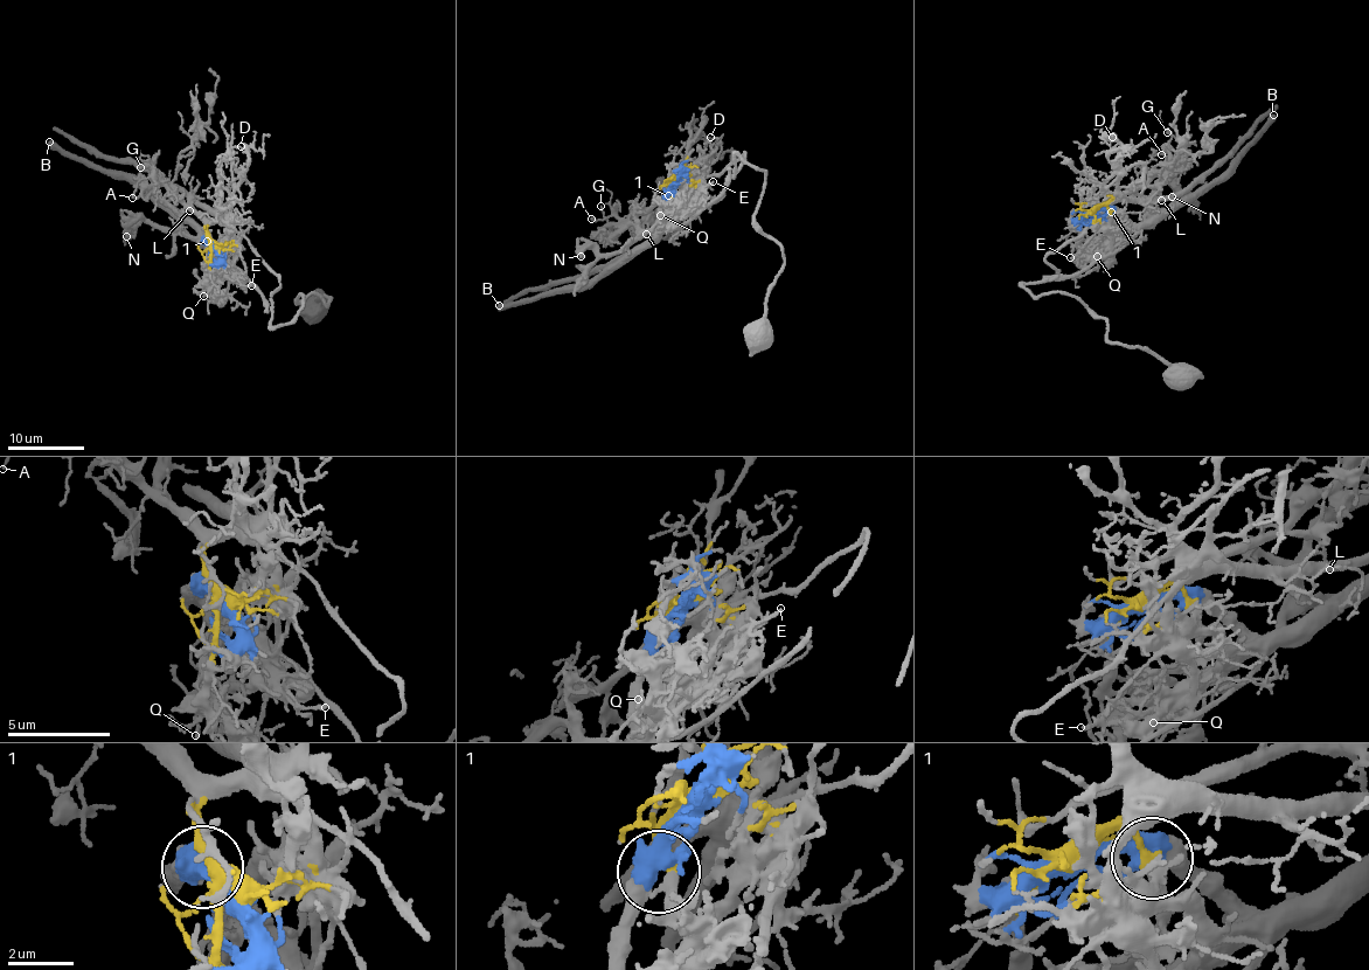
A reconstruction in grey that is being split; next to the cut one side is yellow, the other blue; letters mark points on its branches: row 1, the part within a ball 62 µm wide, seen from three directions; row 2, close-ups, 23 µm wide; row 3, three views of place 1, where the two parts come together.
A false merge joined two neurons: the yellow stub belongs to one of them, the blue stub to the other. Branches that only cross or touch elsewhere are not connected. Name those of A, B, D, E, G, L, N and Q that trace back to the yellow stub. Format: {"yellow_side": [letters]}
{"yellow_side": ["A", "D", "G", "L"]}

